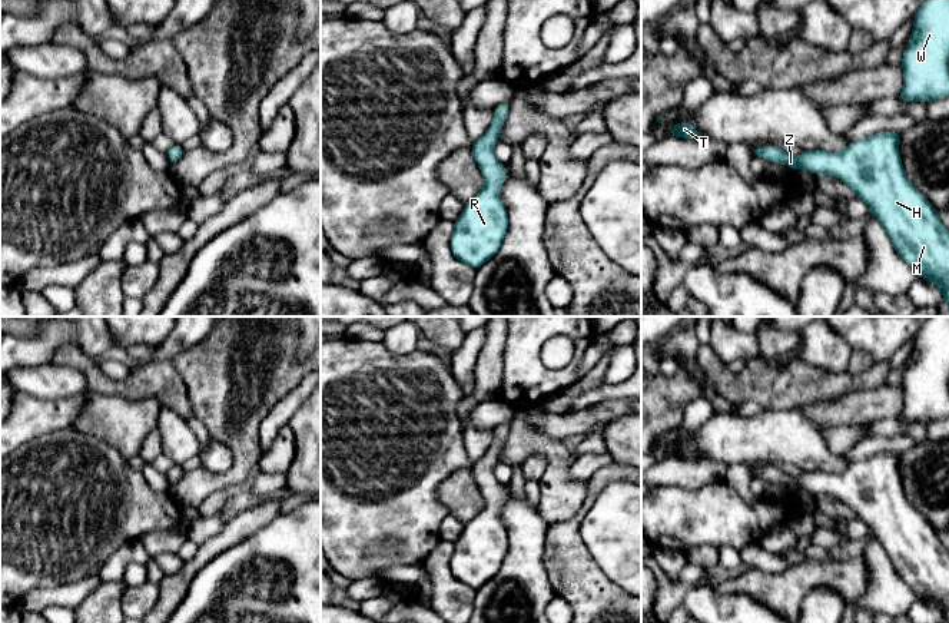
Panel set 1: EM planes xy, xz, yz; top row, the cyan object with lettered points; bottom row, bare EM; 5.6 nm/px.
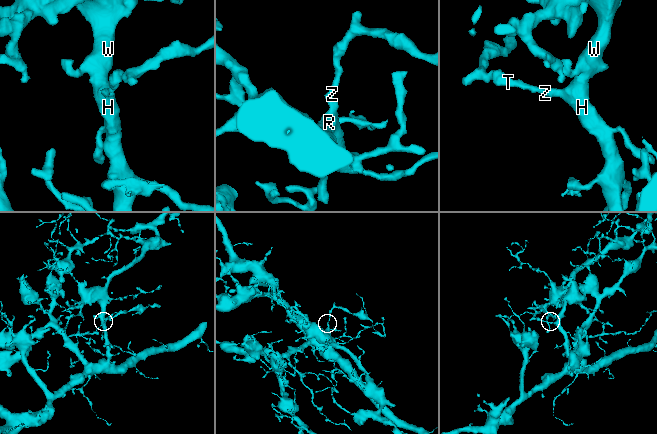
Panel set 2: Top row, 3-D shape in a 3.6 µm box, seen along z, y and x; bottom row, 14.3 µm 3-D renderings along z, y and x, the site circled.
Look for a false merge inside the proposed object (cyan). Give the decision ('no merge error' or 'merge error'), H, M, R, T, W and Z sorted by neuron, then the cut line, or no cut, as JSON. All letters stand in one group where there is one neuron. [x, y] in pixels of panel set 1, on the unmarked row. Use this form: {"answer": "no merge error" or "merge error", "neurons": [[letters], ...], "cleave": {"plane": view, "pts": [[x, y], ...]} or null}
{"answer": "no merge error", "neurons": [["H", "M", "R", "T", "W", "Z"]], "cleave": null}

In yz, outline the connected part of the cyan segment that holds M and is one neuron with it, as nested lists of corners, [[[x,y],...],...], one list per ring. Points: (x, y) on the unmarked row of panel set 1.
[[[880,453],[850,463],[842,473],[802,471],[799,480],[777,467],[753,470],[753,478],[783,484],[793,493],[804,488],[813,496],[829,494],[845,503],[870,528],[870,534],[886,550],[896,574],[909,584],[919,599],[935,603],[949,623],[949,551],[933,526],[909,503],[899,475],[902,454]]]

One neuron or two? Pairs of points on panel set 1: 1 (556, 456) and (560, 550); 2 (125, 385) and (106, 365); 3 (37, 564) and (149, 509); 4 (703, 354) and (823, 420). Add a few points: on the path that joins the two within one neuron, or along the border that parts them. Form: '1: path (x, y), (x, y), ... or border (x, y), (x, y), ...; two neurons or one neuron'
1: border (584, 499), (573, 516), (550, 524); two neurons
2: border (98, 365), (118, 380), (130, 371); two neurons
3: path (65, 537), (93, 510), (122, 509); one neuron
4: border (835, 400), (806, 404), (796, 410); two neurons

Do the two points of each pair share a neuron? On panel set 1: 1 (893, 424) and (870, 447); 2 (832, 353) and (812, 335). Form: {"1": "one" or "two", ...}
{"1": "two", "2": "one"}

